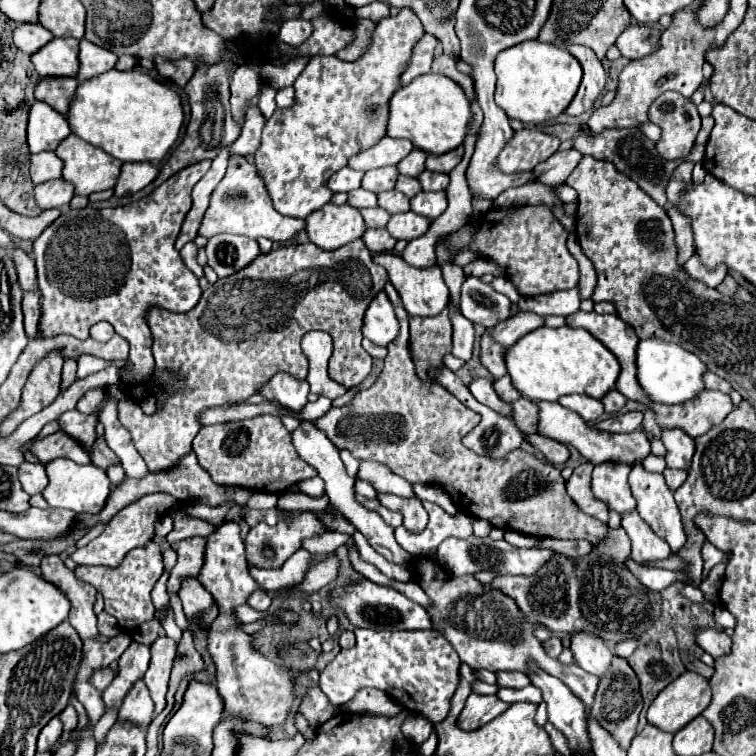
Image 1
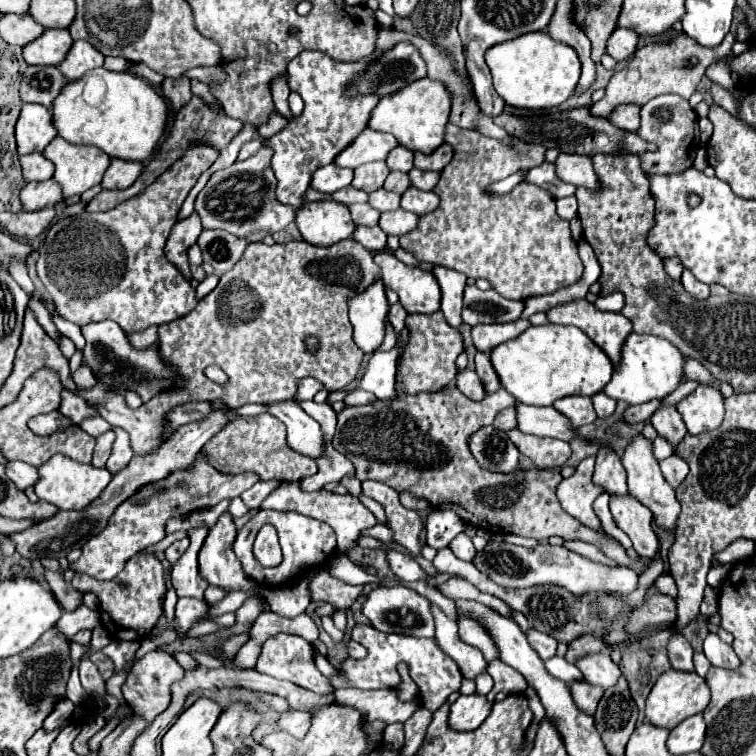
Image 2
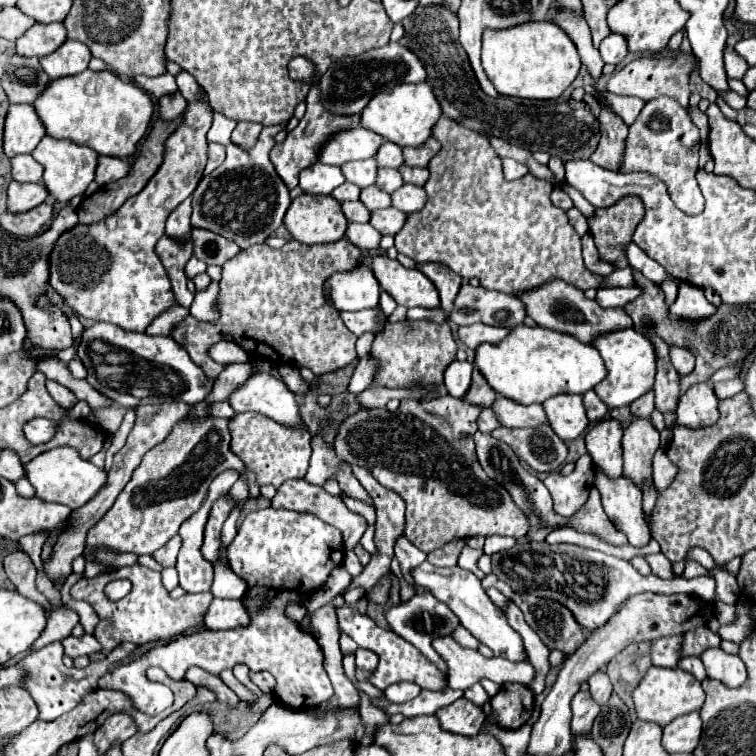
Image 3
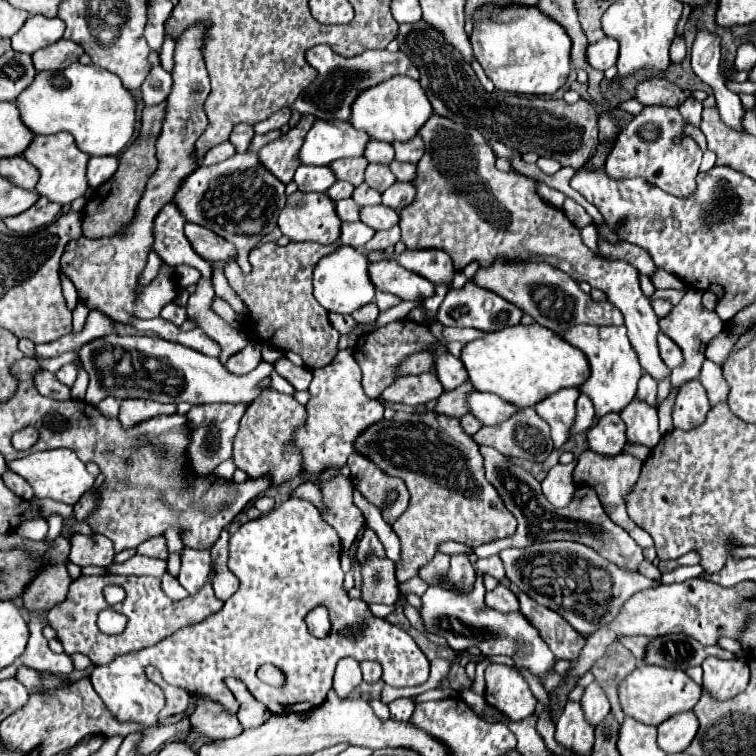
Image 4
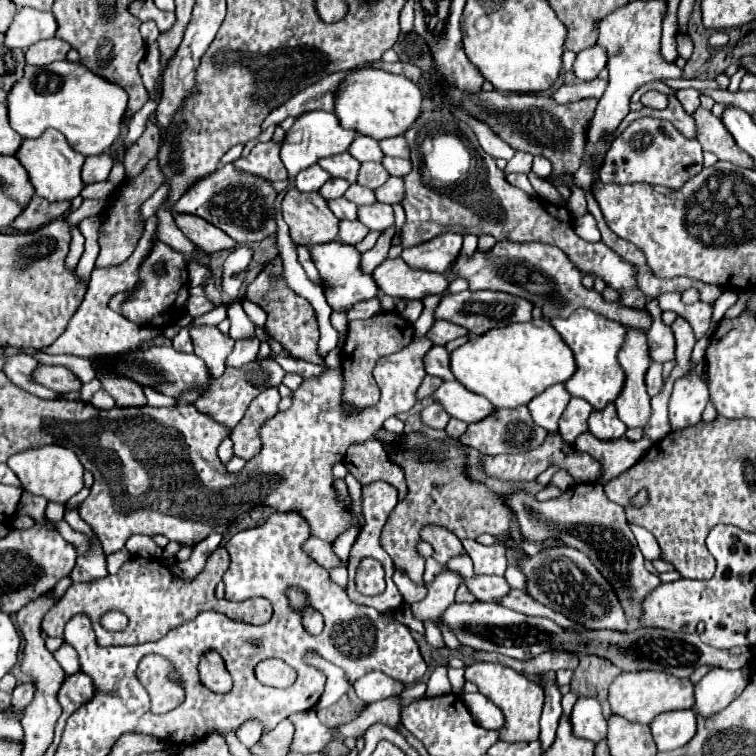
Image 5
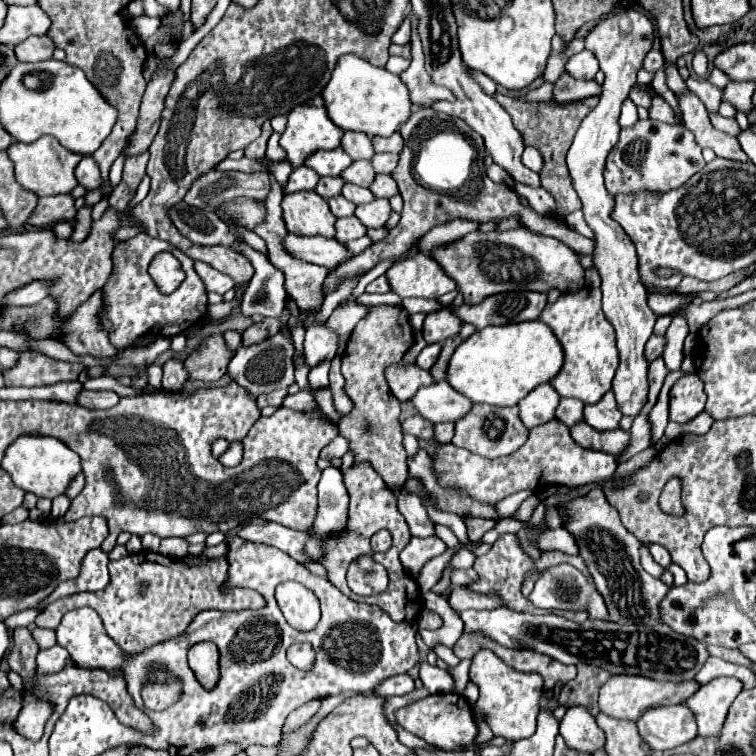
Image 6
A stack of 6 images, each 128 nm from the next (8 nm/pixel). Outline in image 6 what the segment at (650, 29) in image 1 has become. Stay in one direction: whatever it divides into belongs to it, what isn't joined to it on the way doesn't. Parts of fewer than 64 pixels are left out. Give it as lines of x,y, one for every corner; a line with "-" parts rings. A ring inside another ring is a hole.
584,50
584,52
580,52
580,54
574,54
574,56
568,60
566,70
568,70
568,74
574,76
574,78
594,80
594,76
596,76
596,72
600,70
600,66
598,66
596,56
594,56
592,52

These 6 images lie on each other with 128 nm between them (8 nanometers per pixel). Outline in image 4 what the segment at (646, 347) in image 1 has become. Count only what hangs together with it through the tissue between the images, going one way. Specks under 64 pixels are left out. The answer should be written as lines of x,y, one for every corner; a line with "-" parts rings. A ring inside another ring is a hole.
574,326
562,334
570,344
580,348
590,362
590,378
580,386
580,390
590,396
596,408
596,418
602,418
608,412
620,412
636,396
638,380
642,376
640,360
626,336
624,326

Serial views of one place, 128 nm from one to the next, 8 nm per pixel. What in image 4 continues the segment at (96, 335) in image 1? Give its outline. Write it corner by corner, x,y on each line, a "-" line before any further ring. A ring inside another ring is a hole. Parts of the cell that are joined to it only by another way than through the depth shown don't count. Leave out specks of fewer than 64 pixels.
106,336
92,340
80,348
82,368
90,376
86,402
96,406
106,396
118,400
148,398
156,402
188,402
188,404
252,404
264,388
260,386
272,372
272,364
262,362
256,370
244,376
230,374
216,358
204,356
178,342
168,342
158,336

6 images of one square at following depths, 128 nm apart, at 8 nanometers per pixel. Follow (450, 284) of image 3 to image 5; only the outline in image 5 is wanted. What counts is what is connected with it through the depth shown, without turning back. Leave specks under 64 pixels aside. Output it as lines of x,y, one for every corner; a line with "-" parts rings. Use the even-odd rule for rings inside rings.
394,228
382,232
376,242
376,246
372,250
368,250
368,252
362,254
362,270
366,274
370,274
378,264
381,264
387,258
391,247
391,234
394,234
-
442,234
434,240
428,240
428,244
418,244
412,248
404,248
400,258
410,268
420,268
426,272
448,272
448,268
458,258
458,252
462,248
462,236
460,234

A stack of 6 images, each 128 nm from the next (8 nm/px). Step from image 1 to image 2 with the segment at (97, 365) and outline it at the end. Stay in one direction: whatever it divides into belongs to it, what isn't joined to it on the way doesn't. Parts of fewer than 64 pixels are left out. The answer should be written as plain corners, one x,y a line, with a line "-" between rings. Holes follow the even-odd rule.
52,310
52,320
54,320
54,324
56,324
56,328
62,332
62,336
66,336
66,338
70,338
74,344
76,344
76,350
84,350
84,344
86,344
86,340
84,340
84,336
82,336
82,332
80,332
80,326
76,326
76,324
72,324
72,322
64,322
64,318
60,318
60,316
56,316
56,312

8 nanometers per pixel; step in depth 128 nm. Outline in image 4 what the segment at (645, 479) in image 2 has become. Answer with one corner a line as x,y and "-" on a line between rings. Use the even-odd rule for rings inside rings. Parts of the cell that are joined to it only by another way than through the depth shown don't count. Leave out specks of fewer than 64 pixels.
632,400
622,412
620,412
624,424
626,424
626,438
628,444
642,444
648,448
654,448
662,434
658,432
658,414
654,406
642,404
640,400

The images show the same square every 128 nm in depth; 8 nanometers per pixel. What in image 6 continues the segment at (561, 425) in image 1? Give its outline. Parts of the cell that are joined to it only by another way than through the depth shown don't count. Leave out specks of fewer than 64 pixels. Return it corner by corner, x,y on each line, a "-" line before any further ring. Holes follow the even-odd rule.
438,382
432,386
420,388
412,398
412,404
420,416
438,424
438,422
460,420
460,416
466,416
472,410
474,402
460,396
460,392
450,388
448,382

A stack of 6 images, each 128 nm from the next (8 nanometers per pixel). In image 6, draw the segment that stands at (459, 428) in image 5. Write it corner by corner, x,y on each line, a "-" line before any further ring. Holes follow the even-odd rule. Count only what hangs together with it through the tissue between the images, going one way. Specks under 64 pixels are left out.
446,422
446,424
436,424
434,432
436,432
434,440
442,442
442,444
448,444
448,442
452,440
452,436
454,436
454,424
452,424
452,422

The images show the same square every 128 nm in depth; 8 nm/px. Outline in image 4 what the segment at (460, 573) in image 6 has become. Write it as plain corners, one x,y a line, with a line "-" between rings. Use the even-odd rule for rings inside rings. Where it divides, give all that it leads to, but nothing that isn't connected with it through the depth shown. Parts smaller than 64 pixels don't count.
498,584
492,592
486,594
486,604
498,612
518,612
520,606
518,606
518,598
502,584

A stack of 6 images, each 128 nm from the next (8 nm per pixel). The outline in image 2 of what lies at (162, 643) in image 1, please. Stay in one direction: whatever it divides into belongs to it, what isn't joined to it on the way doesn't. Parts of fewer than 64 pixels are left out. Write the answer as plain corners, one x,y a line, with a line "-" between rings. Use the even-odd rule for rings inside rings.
158,650
147,653
128,674
126,682
122,684
122,694
126,696
126,702
138,710
148,722
152,722
160,712
164,712
170,704
170,686
184,676
184,668
170,656
170,654

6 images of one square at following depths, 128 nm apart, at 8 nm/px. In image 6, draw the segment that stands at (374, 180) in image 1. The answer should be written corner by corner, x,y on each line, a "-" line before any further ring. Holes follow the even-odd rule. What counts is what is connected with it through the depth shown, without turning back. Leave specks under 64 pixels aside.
328,150
328,152
314,152
308,160
306,166
312,166
316,172
320,172
320,176
340,176
340,172
344,172
344,168
348,168
348,164
352,164
352,158
342,150

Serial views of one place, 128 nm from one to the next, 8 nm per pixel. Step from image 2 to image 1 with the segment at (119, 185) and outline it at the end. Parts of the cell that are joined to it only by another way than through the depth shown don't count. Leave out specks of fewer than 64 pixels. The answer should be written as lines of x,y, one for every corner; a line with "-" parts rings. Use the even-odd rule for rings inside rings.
128,162
122,166
122,174
114,188
116,196
130,196
152,184
158,176
158,168
148,162

